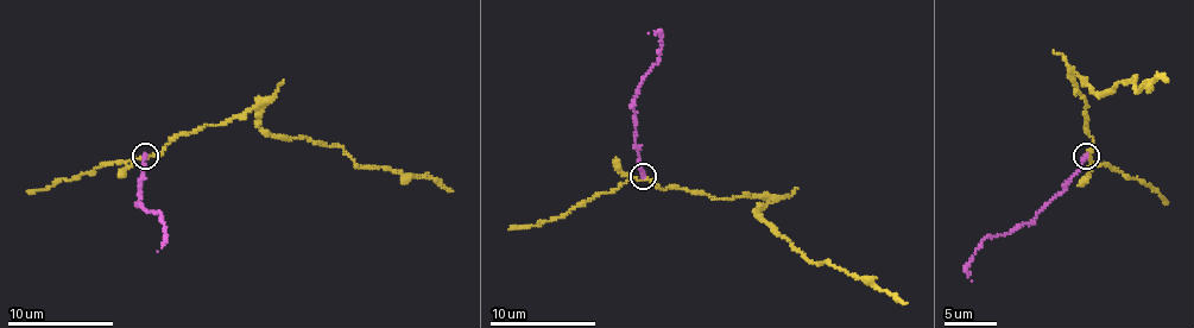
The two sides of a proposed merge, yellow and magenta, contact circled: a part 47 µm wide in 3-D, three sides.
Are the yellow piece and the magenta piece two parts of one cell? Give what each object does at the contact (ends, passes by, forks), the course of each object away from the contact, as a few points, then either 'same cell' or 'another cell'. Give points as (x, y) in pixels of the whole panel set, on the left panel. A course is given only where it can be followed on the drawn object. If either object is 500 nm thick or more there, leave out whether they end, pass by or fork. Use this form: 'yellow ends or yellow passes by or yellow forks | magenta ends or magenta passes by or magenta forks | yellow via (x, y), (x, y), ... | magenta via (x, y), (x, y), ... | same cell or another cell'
yellow passes by | magenta ends | yellow via (144, 156), (264, 102), (261, 130), (340, 146), (358, 164), (428, 175), (453, 190) | magenta via (144, 156), (138, 202), (160, 214), (164, 240), (157, 251) | another cell

